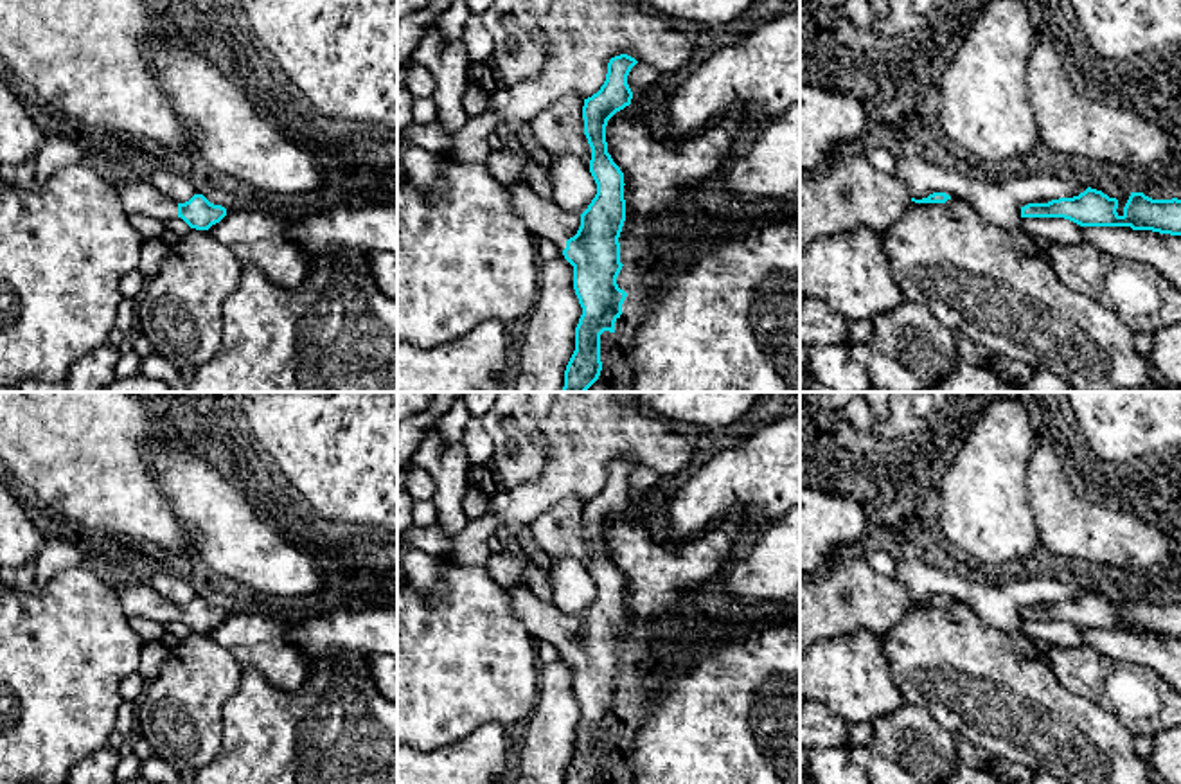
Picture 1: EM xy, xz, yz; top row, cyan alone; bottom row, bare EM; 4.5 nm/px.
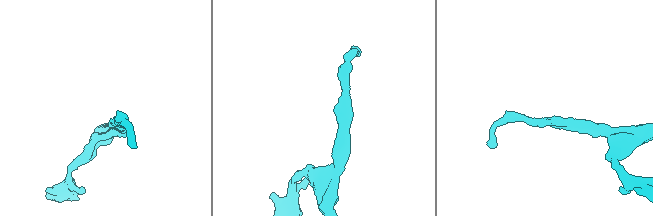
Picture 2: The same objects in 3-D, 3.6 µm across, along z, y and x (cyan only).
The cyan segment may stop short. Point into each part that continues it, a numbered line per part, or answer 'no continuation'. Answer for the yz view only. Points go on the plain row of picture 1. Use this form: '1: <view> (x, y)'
no continuation

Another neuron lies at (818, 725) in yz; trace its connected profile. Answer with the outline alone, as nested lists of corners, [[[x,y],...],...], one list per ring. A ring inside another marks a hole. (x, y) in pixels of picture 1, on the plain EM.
[[[814,699],[800,701],[800,784],[807,768],[807,753],[816,744],[848,748],[850,723]]]

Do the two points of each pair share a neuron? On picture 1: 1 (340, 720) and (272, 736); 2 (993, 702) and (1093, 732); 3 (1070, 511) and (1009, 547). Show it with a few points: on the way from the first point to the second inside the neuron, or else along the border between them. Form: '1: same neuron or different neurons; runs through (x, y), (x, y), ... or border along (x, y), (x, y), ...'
1: same neuron; runs through (324, 736), (288, 736)
2: same neuron; runs through (1018, 711), (1047, 729), (1068, 732)
3: different neurons; border along (1027, 490), (1027, 500), (1041, 543)

